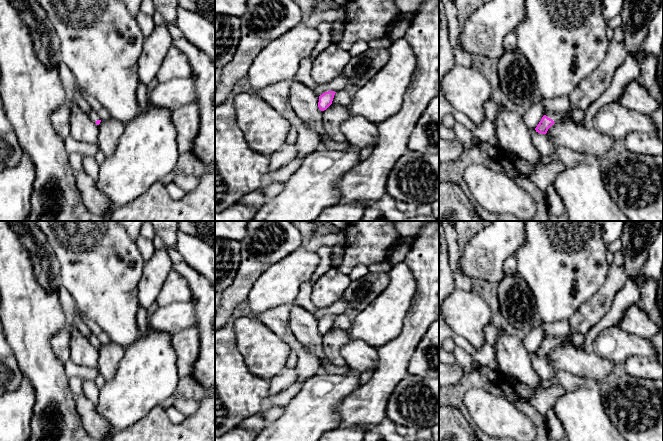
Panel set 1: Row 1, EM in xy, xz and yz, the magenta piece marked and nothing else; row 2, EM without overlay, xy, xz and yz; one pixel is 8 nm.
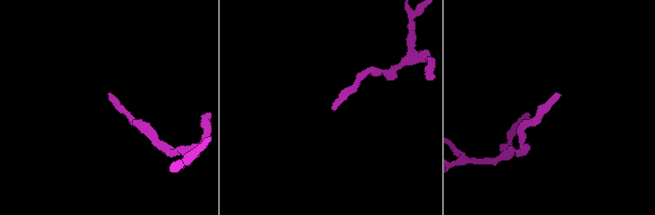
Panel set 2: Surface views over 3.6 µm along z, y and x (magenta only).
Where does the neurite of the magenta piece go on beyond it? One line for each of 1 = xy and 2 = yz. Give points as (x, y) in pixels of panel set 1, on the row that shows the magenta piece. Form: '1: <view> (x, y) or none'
1: xy (93, 115)
2: yz (564, 116)

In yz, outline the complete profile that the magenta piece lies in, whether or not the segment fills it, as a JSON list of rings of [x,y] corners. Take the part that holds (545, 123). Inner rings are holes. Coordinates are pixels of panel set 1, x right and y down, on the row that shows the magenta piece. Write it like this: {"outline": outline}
{"outline": [[[567,111],[562,113],[549,113],[542,117],[541,121],[539,122],[535,130],[538,133],[546,134],[548,129],[555,122],[558,122],[558,121],[568,122],[568,123],[574,122],[570,113],[568,113]]]}

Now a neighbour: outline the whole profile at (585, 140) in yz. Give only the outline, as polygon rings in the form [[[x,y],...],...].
[[[555,122],[546,135],[556,147],[563,146],[584,154],[589,160],[604,158],[612,152],[617,141],[600,134],[593,127],[584,127],[574,122]]]

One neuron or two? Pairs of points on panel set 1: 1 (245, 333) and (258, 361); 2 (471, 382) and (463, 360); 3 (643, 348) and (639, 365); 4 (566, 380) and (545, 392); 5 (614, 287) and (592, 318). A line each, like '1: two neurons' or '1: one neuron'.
1: one neuron
2: two neurons
3: two neurons
4: one neuron
5: one neuron

